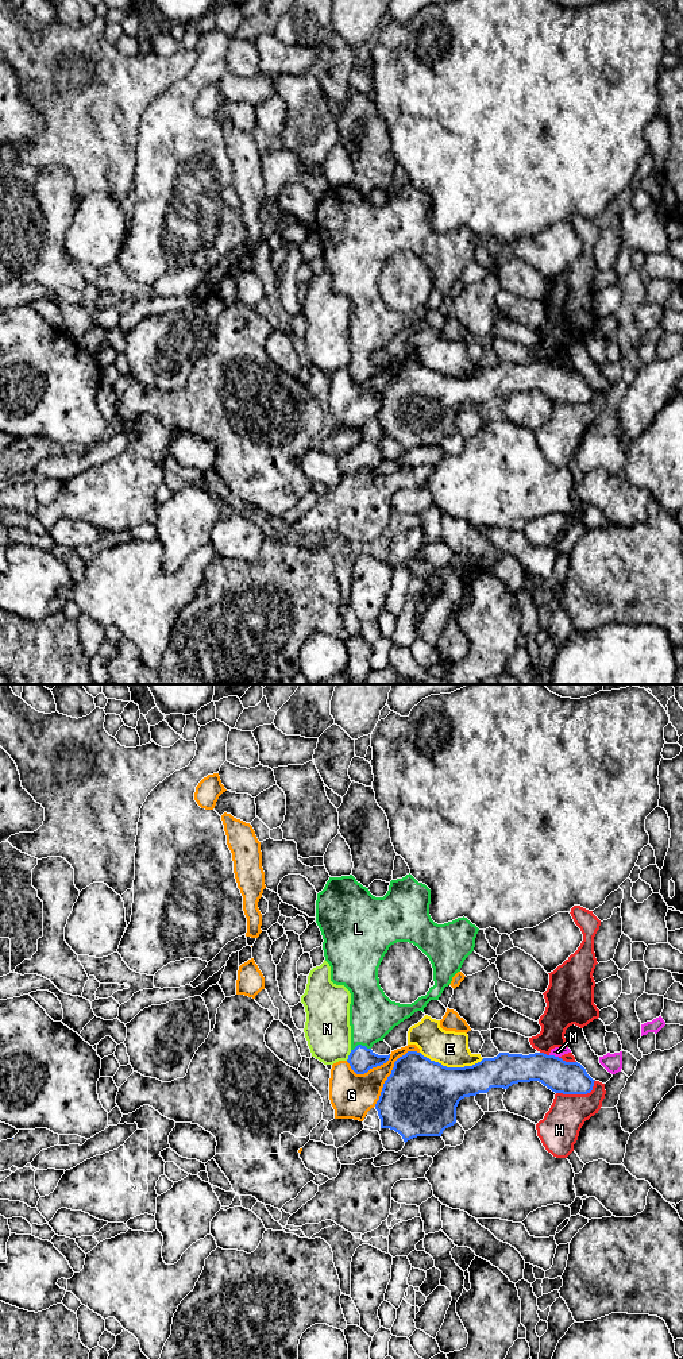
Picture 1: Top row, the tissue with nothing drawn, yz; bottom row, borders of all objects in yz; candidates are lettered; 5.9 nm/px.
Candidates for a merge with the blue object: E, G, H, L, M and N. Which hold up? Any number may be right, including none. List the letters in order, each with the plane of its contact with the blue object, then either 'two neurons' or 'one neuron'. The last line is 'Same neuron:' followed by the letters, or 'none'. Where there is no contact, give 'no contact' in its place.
E: meets blue in yz; two neurons
G: meets blue in yz; two neurons
H: meets blue in yz; two neurons
L: meets blue in yz; one neuron
M: meets blue in yz; two neurons
N: meets blue in yz; two neurons
Same neuron: L

